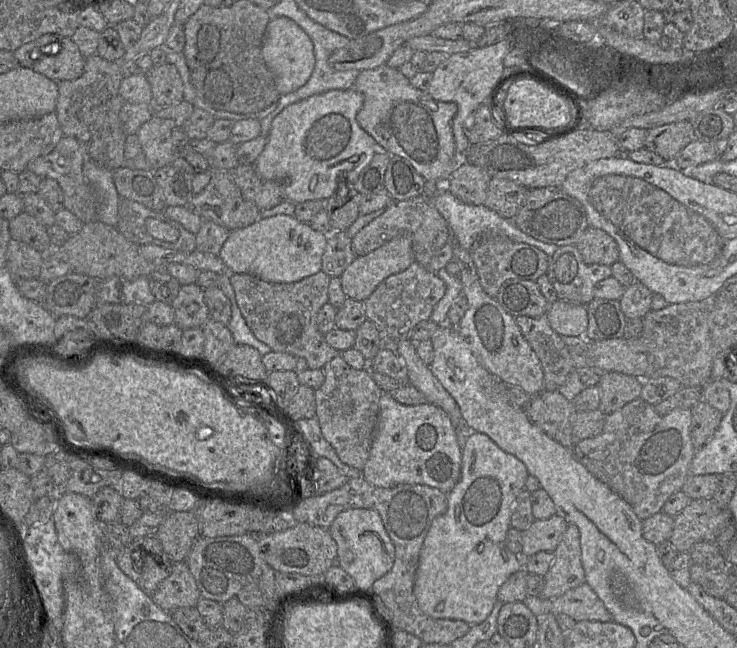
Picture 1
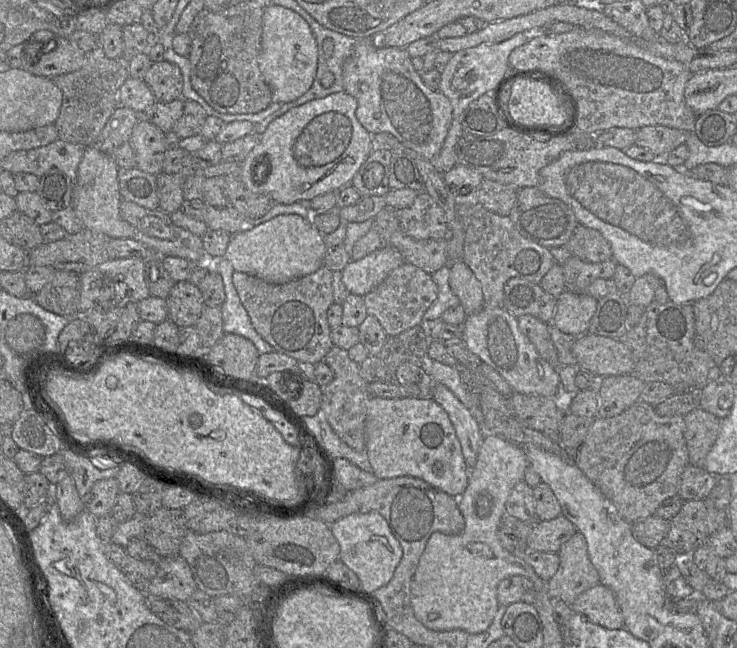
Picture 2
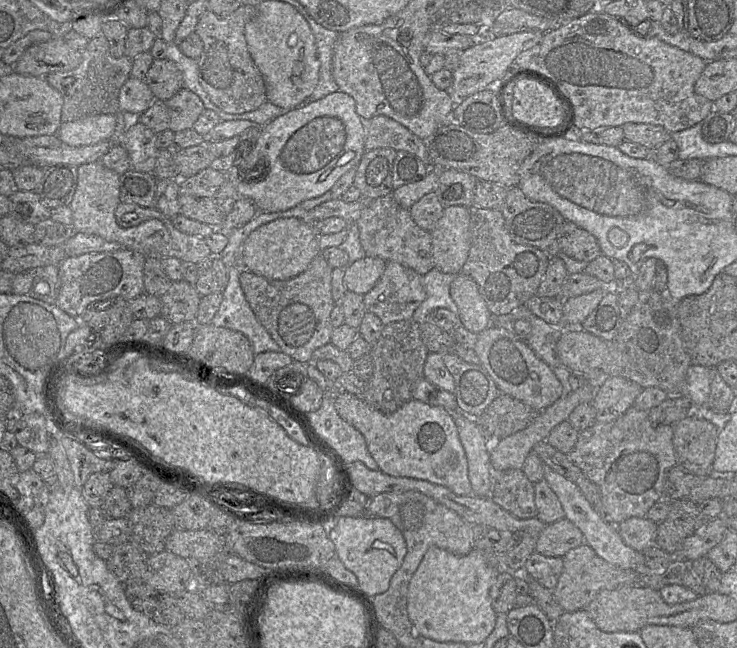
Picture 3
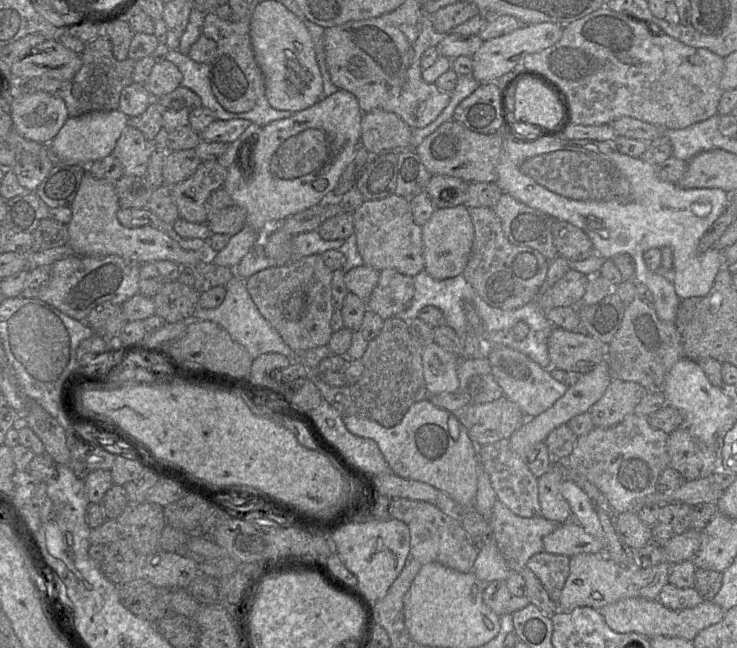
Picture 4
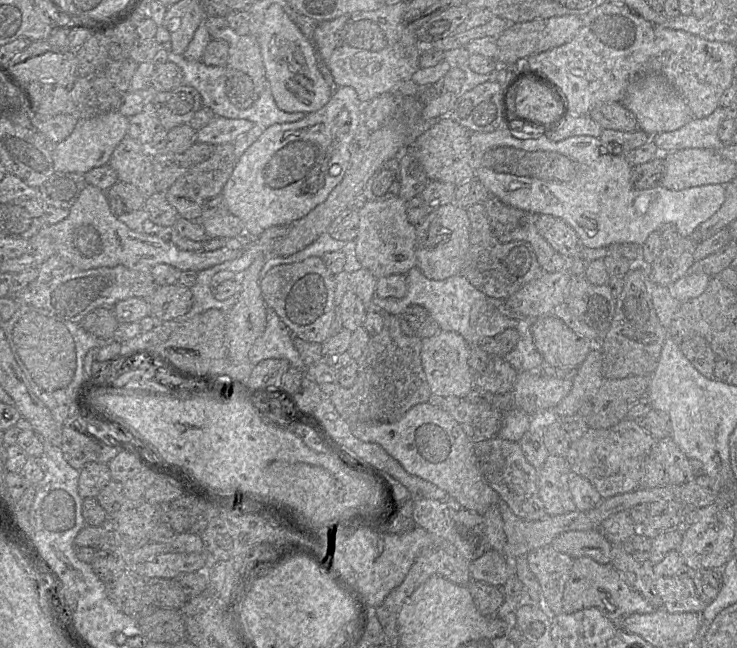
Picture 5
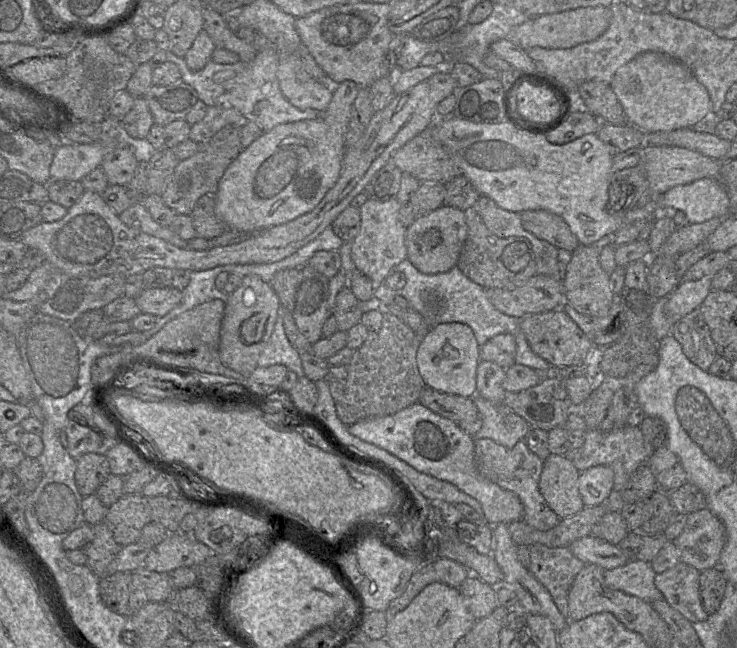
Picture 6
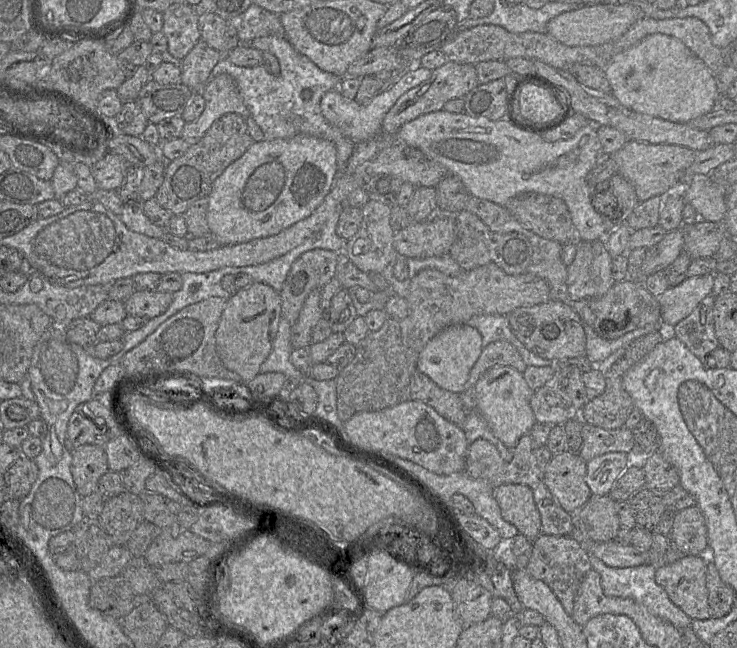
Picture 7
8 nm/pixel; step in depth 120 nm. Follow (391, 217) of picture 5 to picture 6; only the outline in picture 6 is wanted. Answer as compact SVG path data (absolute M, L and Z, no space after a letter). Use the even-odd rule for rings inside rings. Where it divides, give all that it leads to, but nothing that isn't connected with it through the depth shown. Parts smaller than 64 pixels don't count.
M397 199L387 202L367 200L360 207L361 227L351 242L351 257L358 273L365 275L375 285L385 284L389 273L407 259L406 229L398 219L401 204Z

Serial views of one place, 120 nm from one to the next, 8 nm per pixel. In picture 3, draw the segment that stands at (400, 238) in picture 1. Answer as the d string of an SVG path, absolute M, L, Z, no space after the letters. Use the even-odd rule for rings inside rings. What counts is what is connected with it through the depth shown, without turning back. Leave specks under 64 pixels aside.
M369 256L348 265L343 278L346 290L364 296L379 281L386 265L385 260Z

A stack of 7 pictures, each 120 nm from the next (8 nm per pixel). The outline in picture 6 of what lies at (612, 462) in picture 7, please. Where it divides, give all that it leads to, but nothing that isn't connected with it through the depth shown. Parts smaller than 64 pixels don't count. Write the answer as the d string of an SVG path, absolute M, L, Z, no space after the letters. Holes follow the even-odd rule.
M605 465L590 467L580 473L578 488L585 507L601 505L614 495L614 472Z

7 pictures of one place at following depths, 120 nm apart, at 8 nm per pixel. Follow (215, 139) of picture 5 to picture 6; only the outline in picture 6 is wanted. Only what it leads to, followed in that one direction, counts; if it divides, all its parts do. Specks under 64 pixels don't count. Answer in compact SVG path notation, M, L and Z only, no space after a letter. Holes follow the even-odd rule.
M210 106L205 117L191 125L189 139L202 143L227 125L242 128L247 123L248 119L232 107Z

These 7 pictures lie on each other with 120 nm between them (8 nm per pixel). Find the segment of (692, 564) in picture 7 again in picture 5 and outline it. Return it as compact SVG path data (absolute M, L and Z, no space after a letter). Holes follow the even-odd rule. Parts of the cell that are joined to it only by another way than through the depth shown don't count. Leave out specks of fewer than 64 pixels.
M691 572L673 577L655 577L655 588L663 601L663 608L670 613L702 613L707 606L696 590Z

